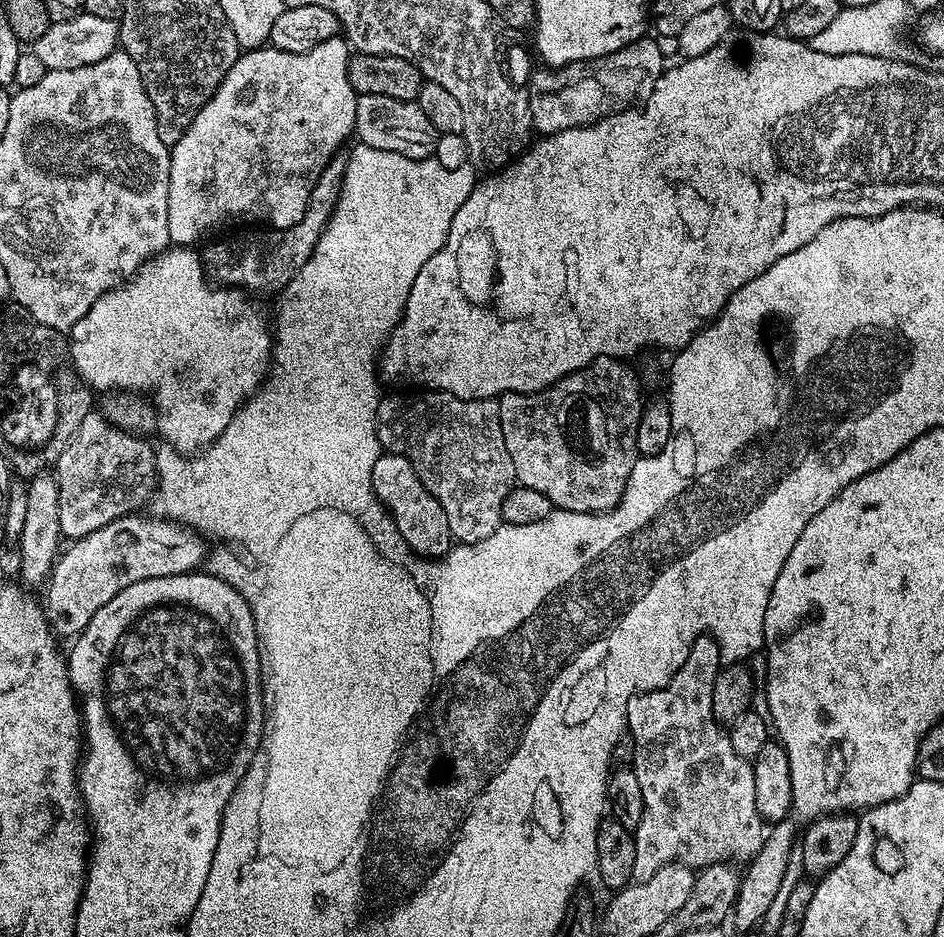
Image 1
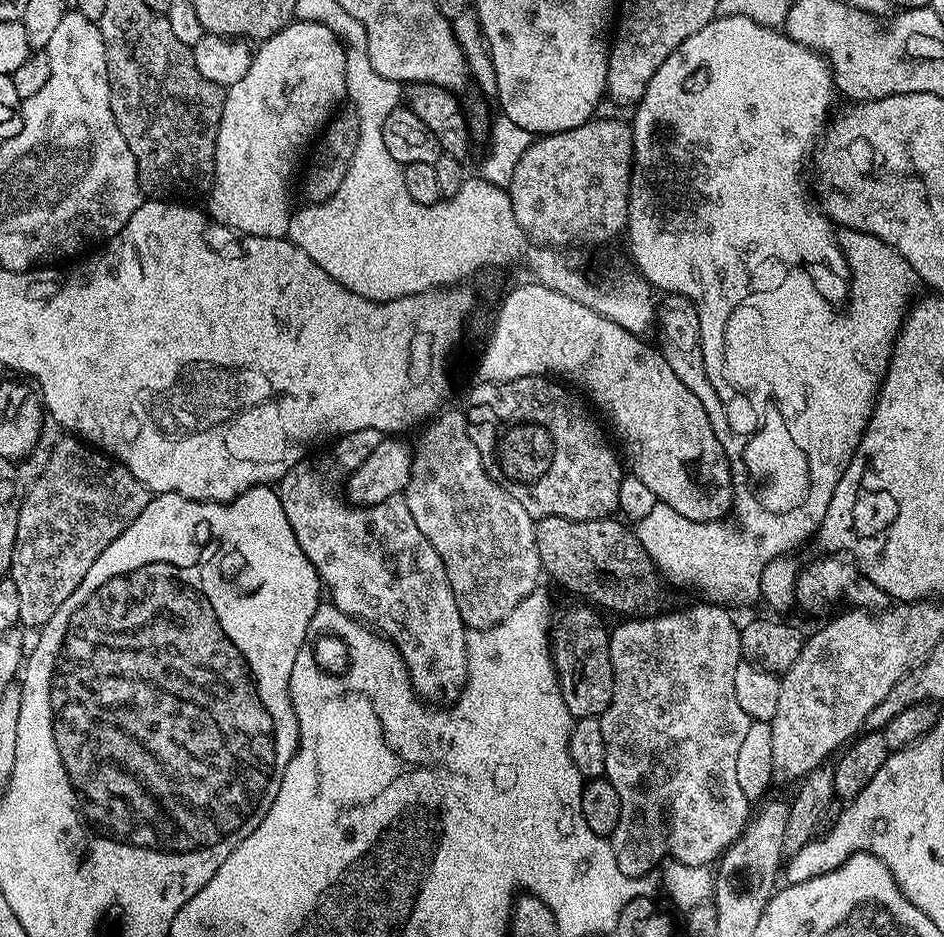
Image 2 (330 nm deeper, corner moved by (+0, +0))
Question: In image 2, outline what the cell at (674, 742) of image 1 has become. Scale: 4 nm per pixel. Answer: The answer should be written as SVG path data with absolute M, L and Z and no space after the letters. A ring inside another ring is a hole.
M699 602L693 608L684 608L681 612L670 612L666 616L644 618L628 618L625 624L611 629L610 666L614 670L614 698L610 706L599 717L602 734L606 742L606 770L604 776L618 790L618 802L622 802L622 814L618 818L618 826L612 831L610 843L614 850L614 858L618 858L618 870L627 876L649 875L657 866L667 860L677 860L690 866L703 868L719 861L724 852L744 831L750 820L748 808L750 802L742 789L738 787L738 777L734 770L734 761L738 758L738 749L746 738L746 730L750 730L752 721L748 719L746 710L738 706L738 697L734 691L734 674L742 663L740 654L740 628L732 621L727 607L711 602Z

